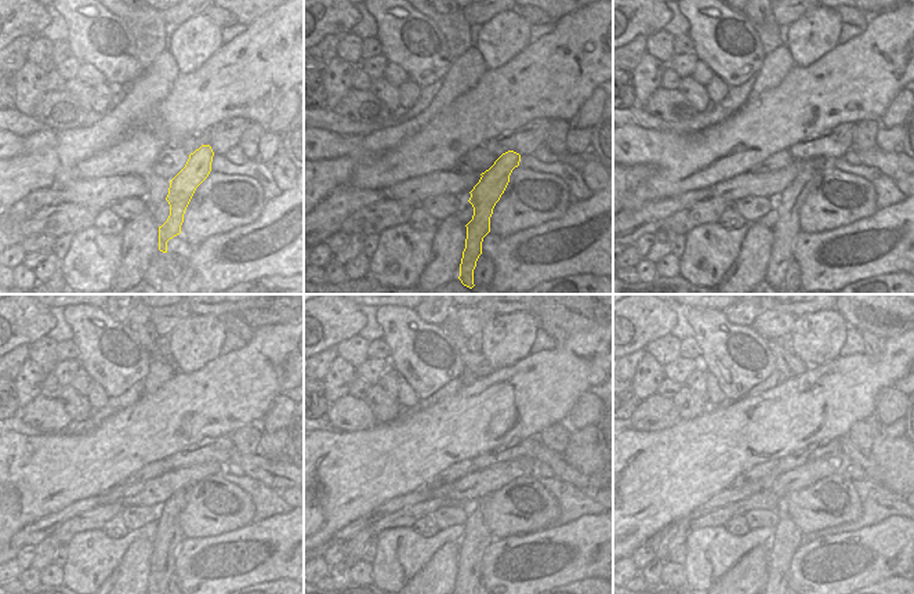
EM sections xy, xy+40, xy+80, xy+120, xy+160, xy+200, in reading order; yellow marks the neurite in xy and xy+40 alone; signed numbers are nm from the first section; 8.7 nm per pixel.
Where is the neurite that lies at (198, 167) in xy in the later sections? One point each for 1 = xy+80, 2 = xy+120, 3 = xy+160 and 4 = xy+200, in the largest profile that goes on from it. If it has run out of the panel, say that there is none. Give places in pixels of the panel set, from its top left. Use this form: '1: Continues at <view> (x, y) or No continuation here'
1: Continues at xy+80 (787, 227)
2: Continues at xy+120 (169, 535)
3: Continues at xy+160 (477, 538)
4: Continues at xy+200 (786, 539).

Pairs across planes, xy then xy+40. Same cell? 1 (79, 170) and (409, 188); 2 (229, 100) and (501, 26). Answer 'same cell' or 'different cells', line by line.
1: different cells
2: different cells

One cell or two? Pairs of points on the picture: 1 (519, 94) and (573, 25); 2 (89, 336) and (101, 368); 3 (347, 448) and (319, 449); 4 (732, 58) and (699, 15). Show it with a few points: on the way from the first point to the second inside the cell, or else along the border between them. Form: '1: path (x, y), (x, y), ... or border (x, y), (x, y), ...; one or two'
1: path (536, 78), (555, 58), (555, 46), (559, 42); one
2: path (97, 344), (101, 359); one
3: path (340, 449), (326, 449); one
4: path (721, 50), (714, 42), (710, 26); one

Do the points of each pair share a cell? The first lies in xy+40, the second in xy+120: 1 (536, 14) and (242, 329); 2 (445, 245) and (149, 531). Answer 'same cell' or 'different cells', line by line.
1: same cell
2: different cells

